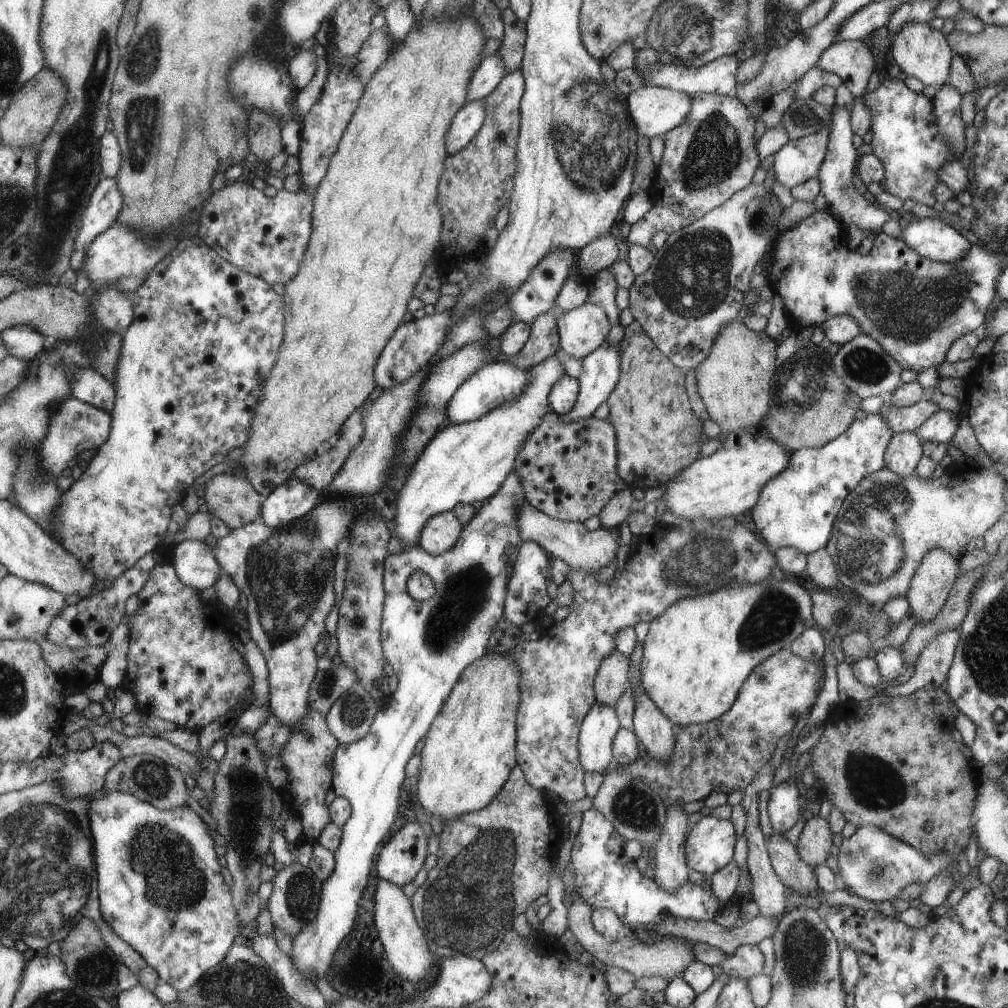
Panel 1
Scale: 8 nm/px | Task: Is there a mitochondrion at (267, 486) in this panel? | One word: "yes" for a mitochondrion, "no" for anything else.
no

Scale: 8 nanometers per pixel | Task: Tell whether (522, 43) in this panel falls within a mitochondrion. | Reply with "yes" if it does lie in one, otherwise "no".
no

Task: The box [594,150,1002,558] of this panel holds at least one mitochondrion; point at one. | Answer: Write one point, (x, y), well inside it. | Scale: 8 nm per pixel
(908, 310)

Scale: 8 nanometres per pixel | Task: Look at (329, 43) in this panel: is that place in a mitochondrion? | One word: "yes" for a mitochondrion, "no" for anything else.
no

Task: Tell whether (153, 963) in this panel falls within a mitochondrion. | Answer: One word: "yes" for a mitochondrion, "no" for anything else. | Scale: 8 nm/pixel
no

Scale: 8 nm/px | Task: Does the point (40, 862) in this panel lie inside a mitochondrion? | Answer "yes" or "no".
yes

